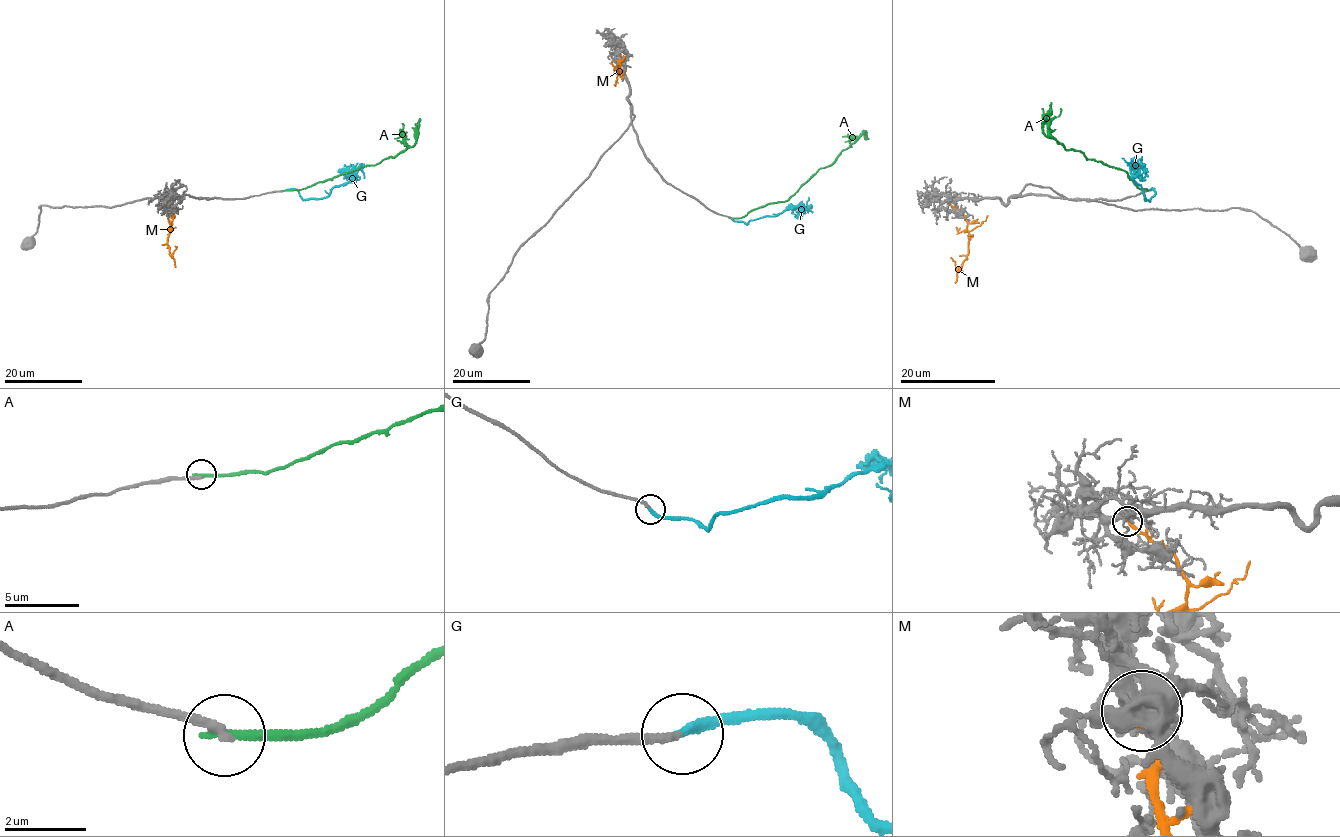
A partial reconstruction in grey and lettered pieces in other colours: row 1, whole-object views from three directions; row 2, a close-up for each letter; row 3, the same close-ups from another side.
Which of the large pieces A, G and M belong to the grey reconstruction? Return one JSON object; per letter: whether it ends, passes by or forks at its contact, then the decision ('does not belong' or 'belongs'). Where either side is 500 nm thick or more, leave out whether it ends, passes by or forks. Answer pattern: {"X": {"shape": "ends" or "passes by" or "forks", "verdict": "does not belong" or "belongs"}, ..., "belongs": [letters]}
{"A": {"shape": "ends", "verdict": "does not belong"}, "G": {"shape": "ends", "verdict": "belongs"}, "M": {"shape": "ends", "verdict": "does not belong"}, "belongs": ["G"]}

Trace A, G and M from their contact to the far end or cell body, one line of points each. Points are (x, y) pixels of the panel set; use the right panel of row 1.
A: (1148, 189), (1141, 189), (1126, 173), (1066, 149), (1048, 137), (1043, 131), (1043, 116), (1052, 103)
G: (1149, 190), (1151, 188), (1155, 192), (1149, 201), (1132, 179), (1136, 164), (1122, 157)
M: (948, 202), (962, 213), (968, 233), (967, 256), (954, 282)

